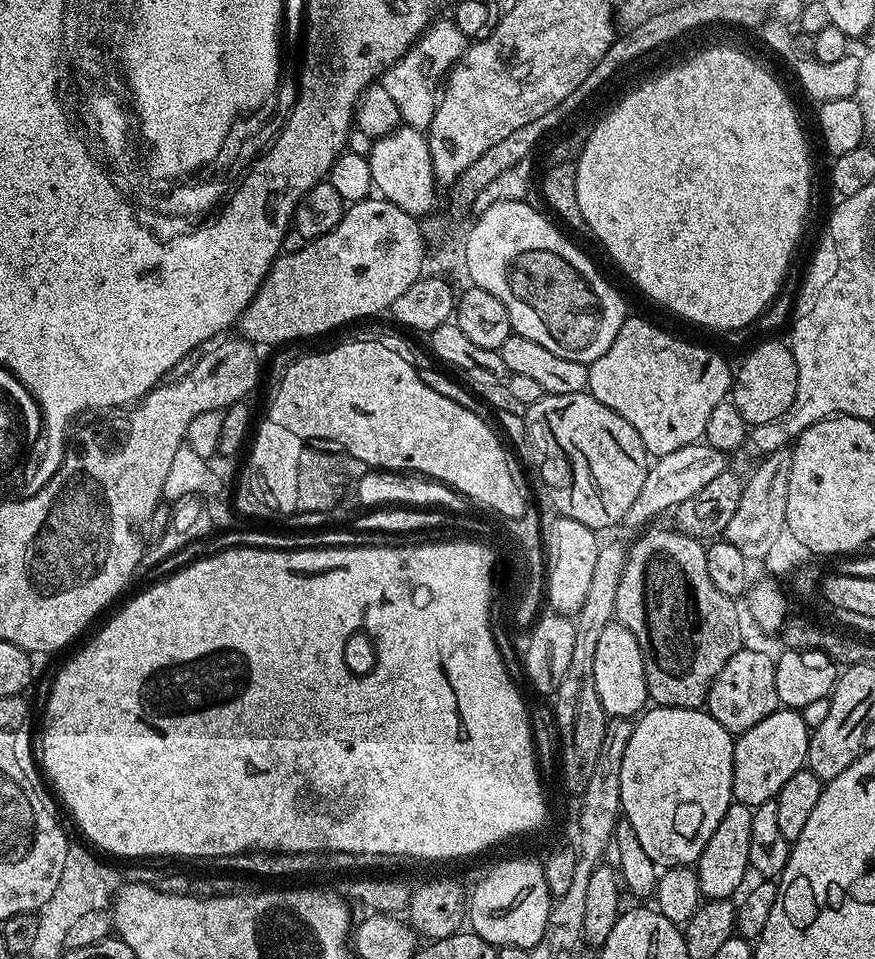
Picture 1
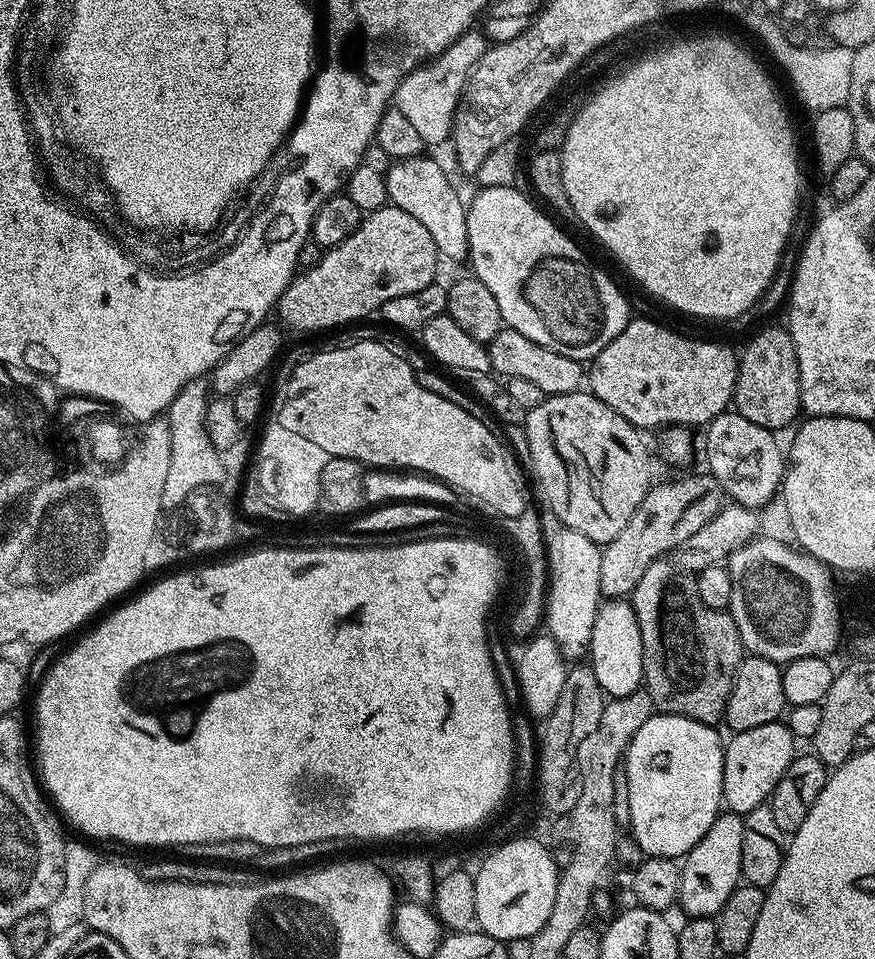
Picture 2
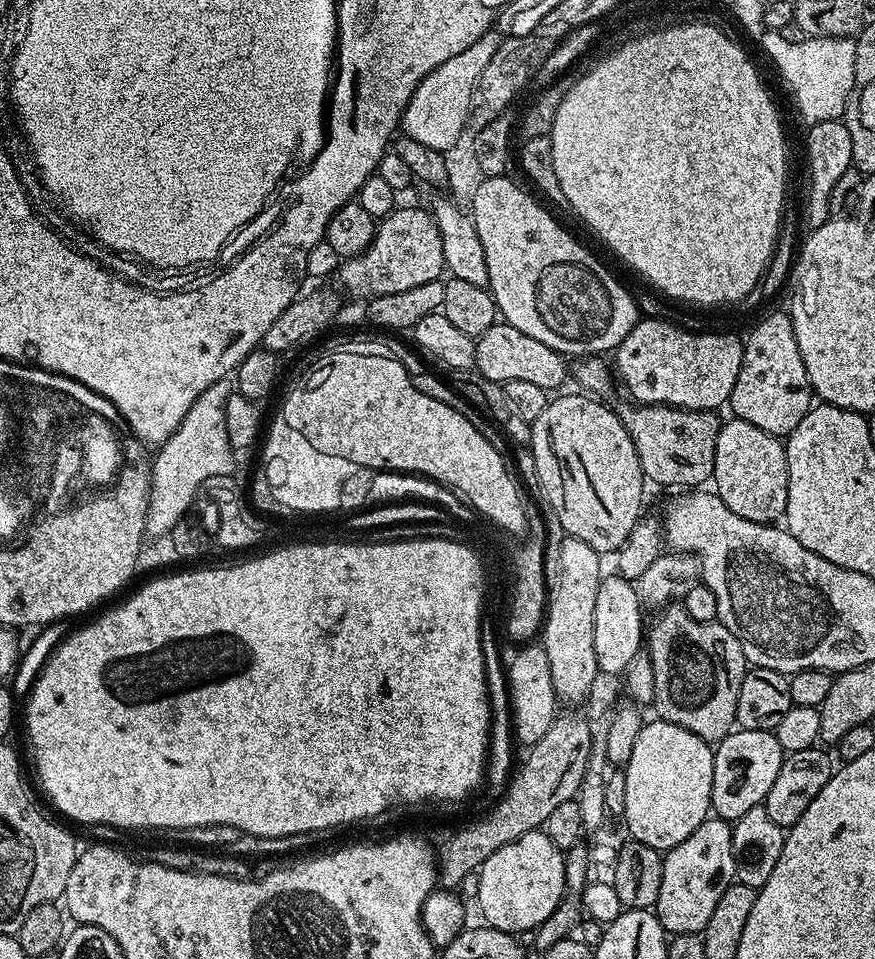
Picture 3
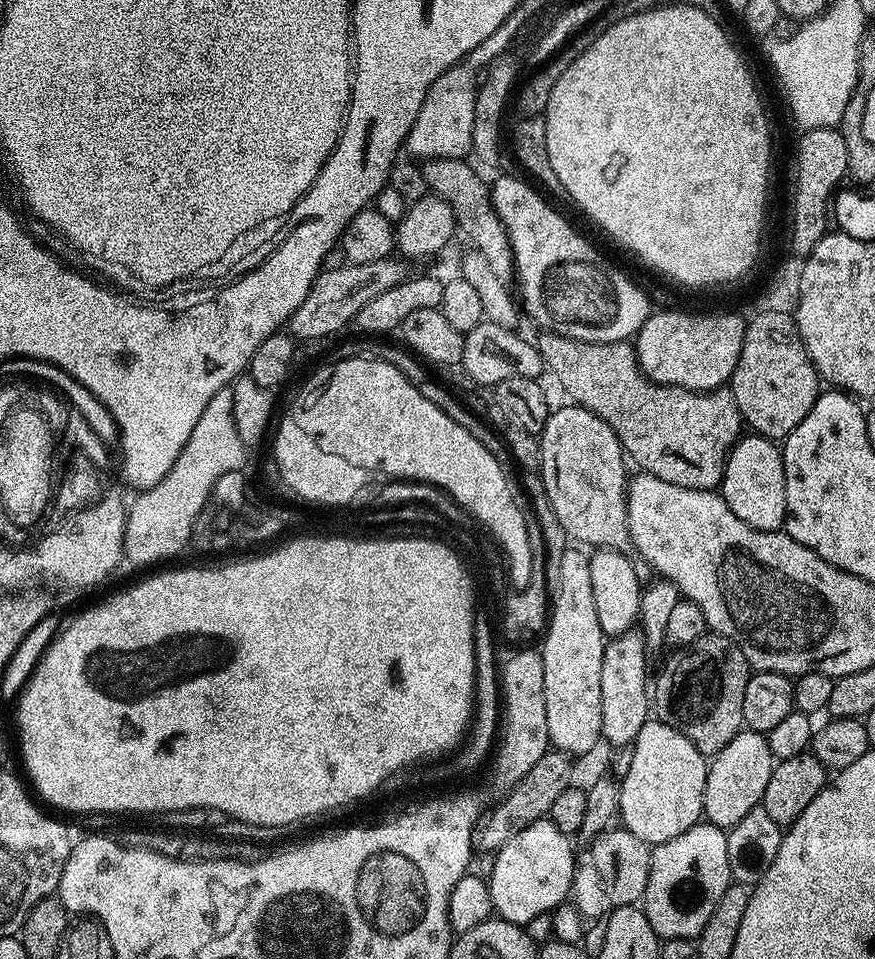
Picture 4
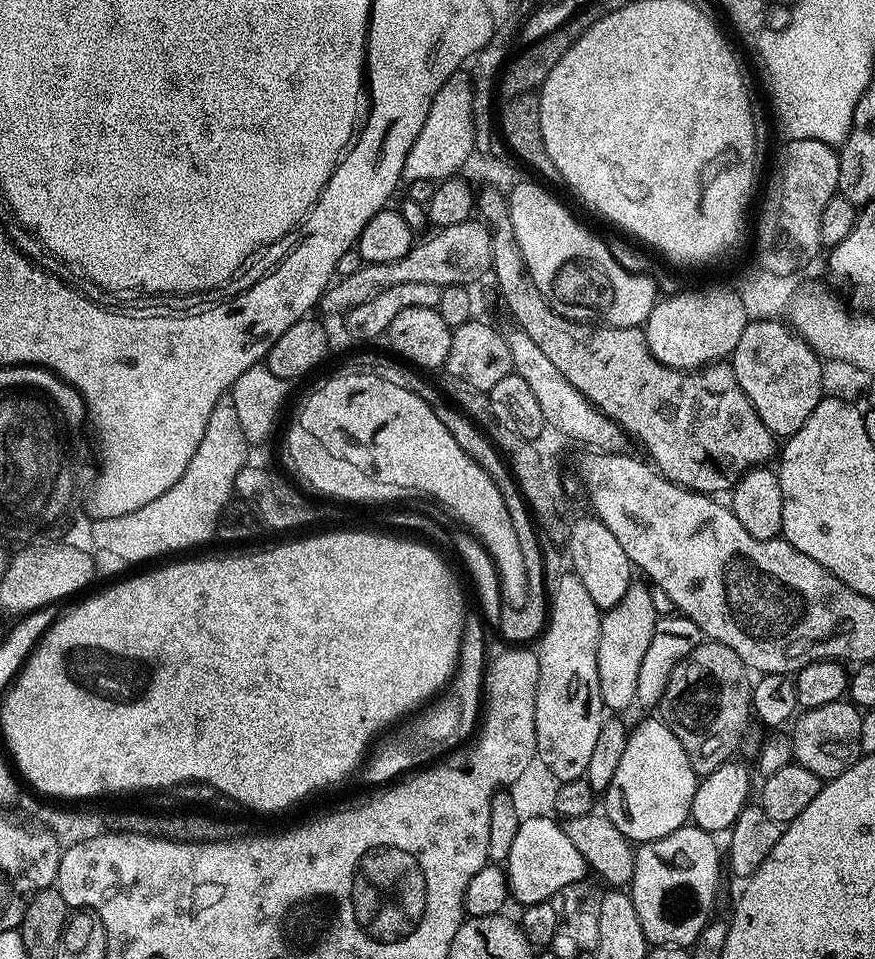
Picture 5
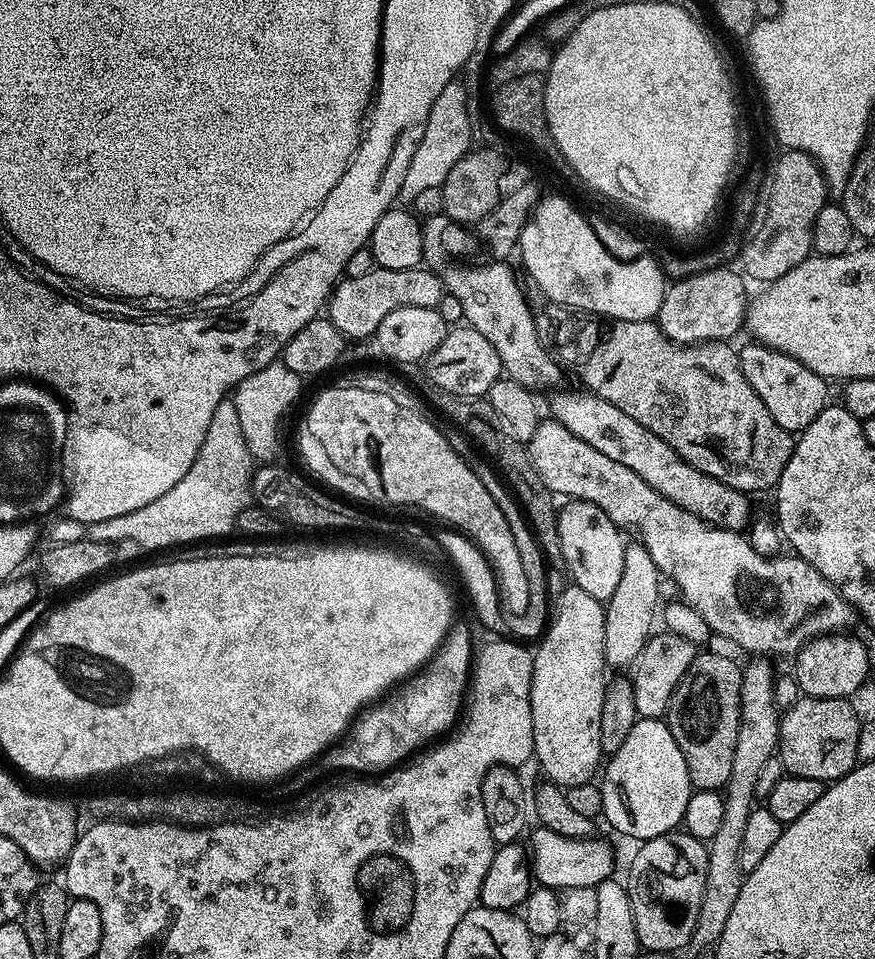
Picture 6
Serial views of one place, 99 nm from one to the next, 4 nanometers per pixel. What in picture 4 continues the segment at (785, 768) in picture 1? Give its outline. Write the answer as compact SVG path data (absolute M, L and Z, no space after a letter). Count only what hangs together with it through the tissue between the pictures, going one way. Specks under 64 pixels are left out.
M741 730L731 742L722 746L717 756L711 757L706 774L703 819L725 830L742 822L742 818L746 818L746 814L750 814L750 810L757 808L763 801L766 782L770 782L773 767L774 757L767 735Z

